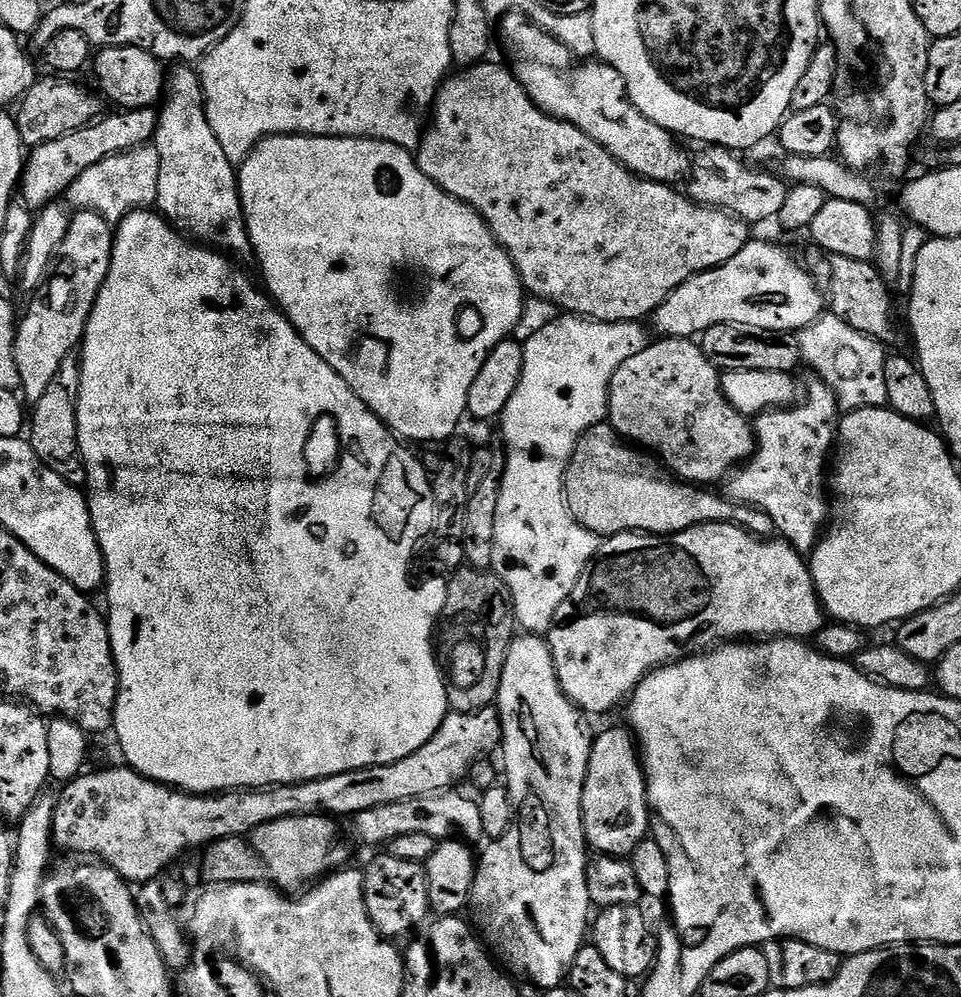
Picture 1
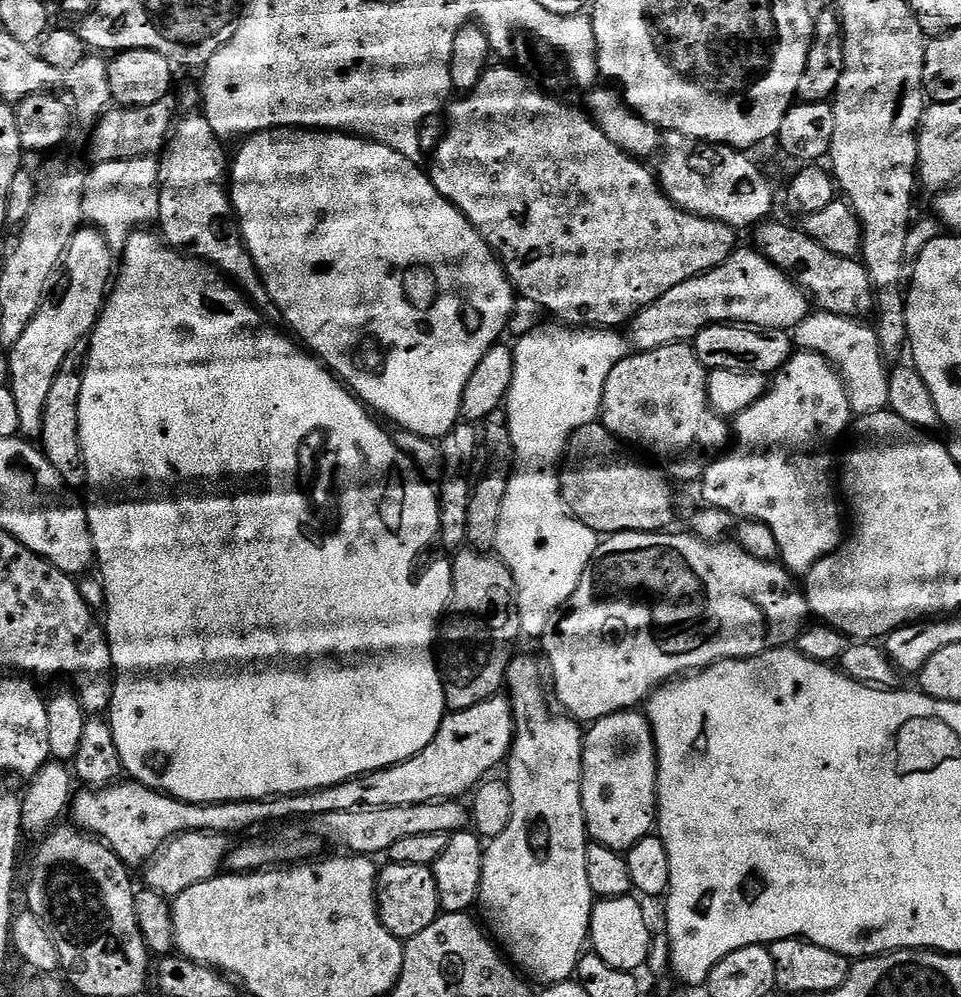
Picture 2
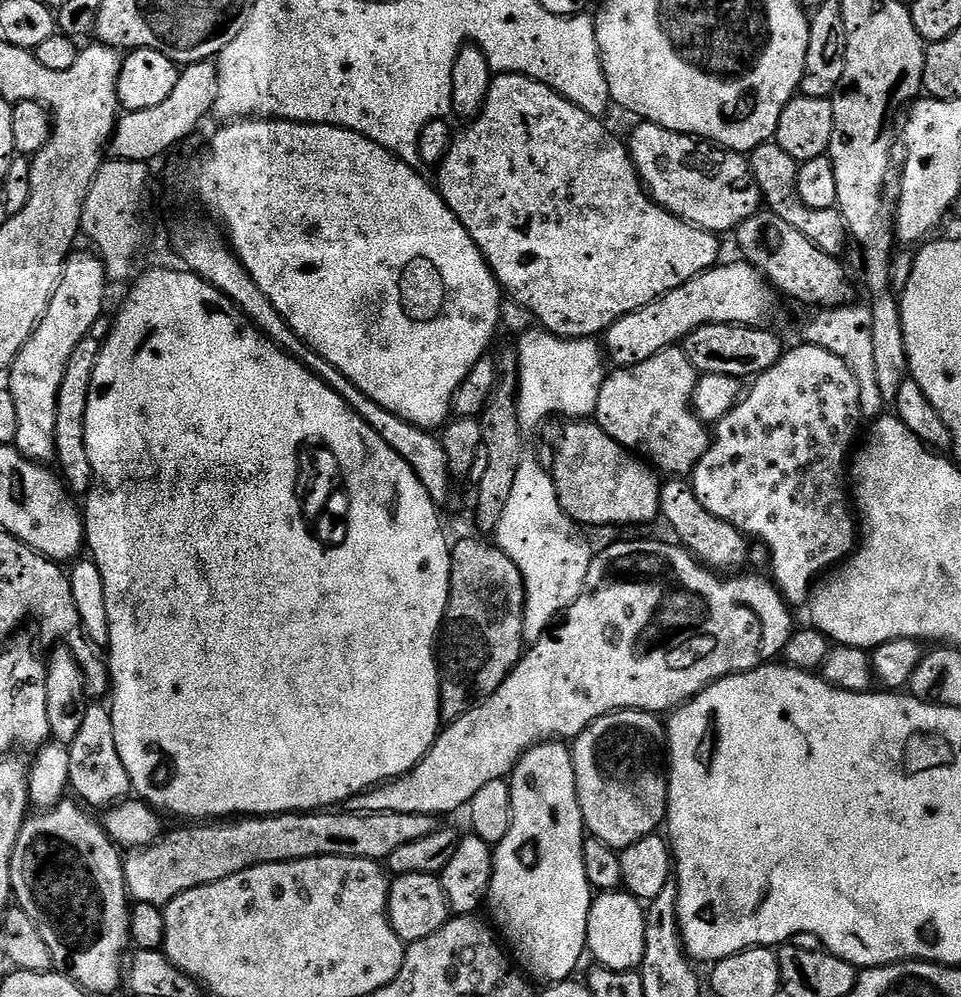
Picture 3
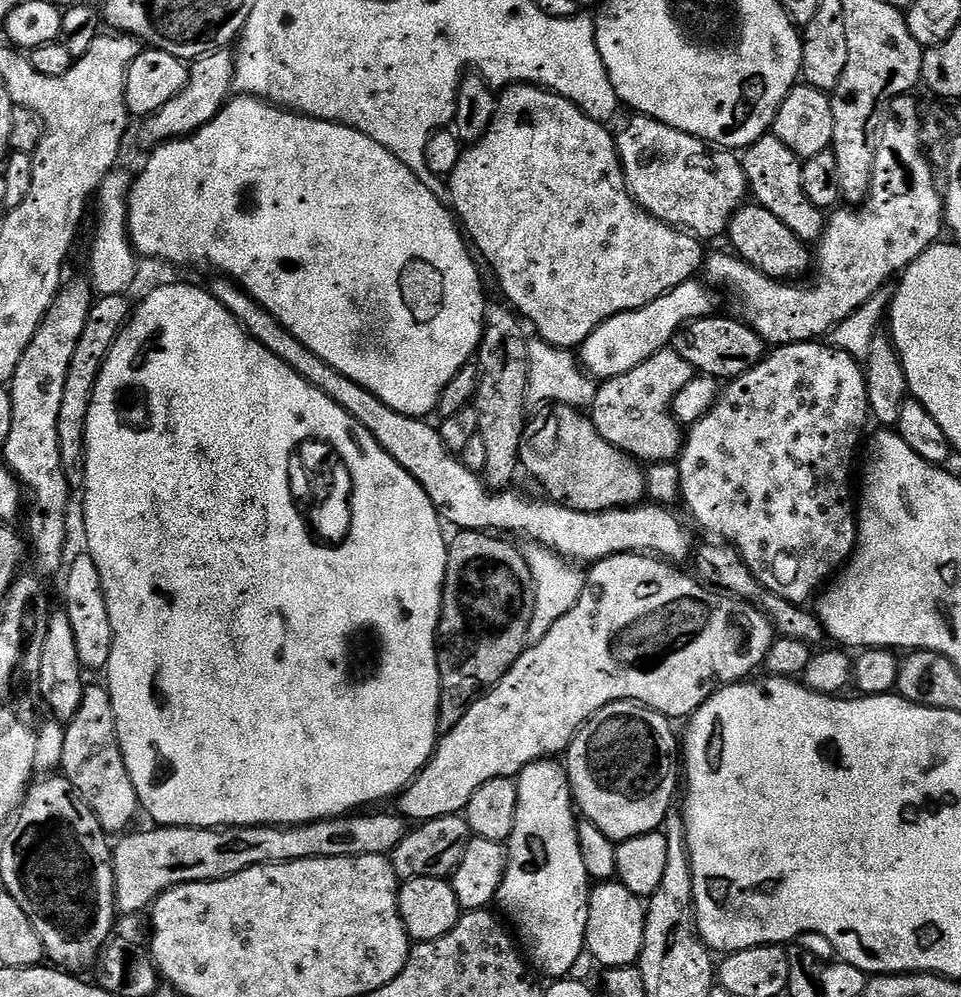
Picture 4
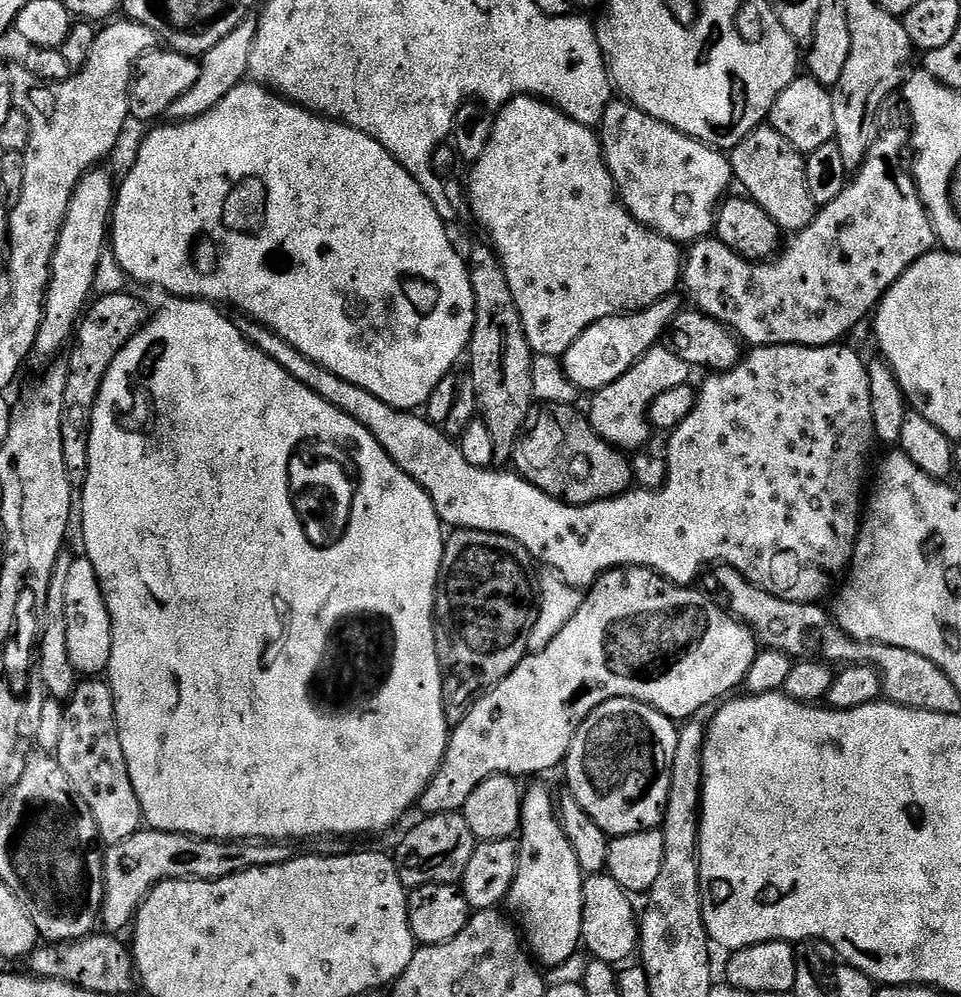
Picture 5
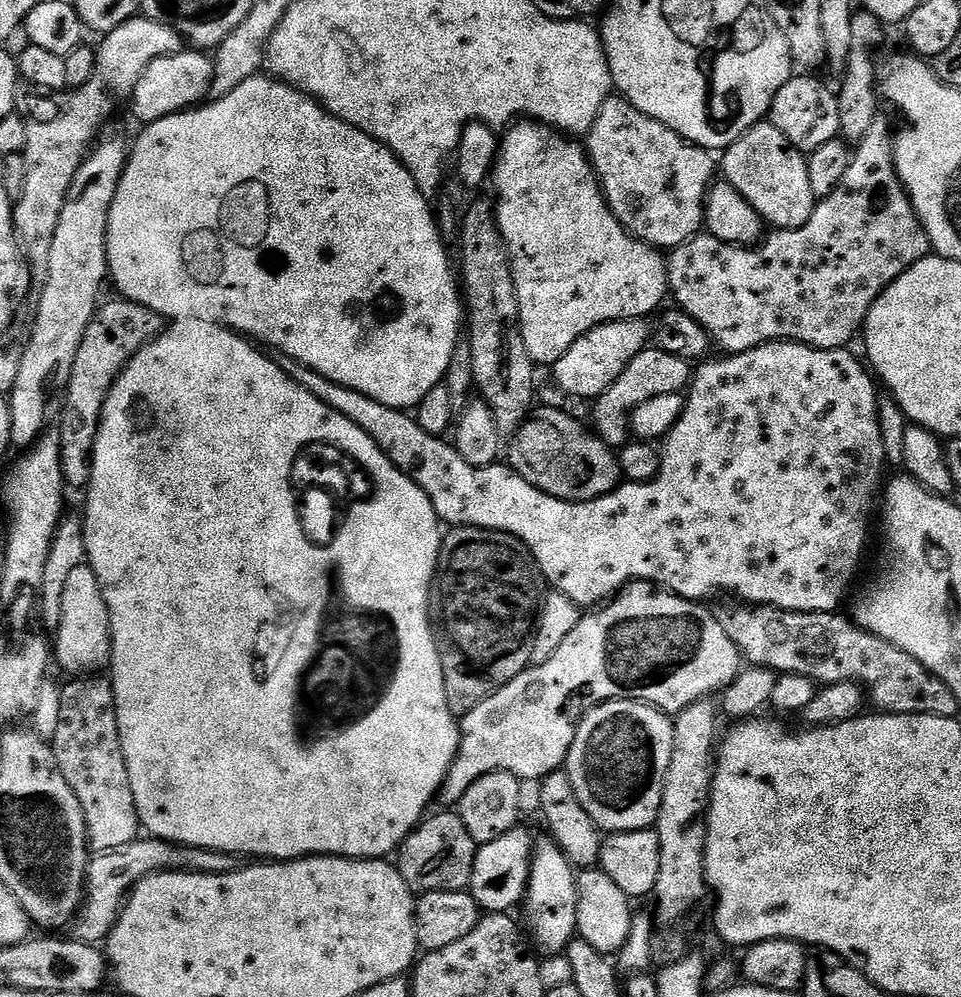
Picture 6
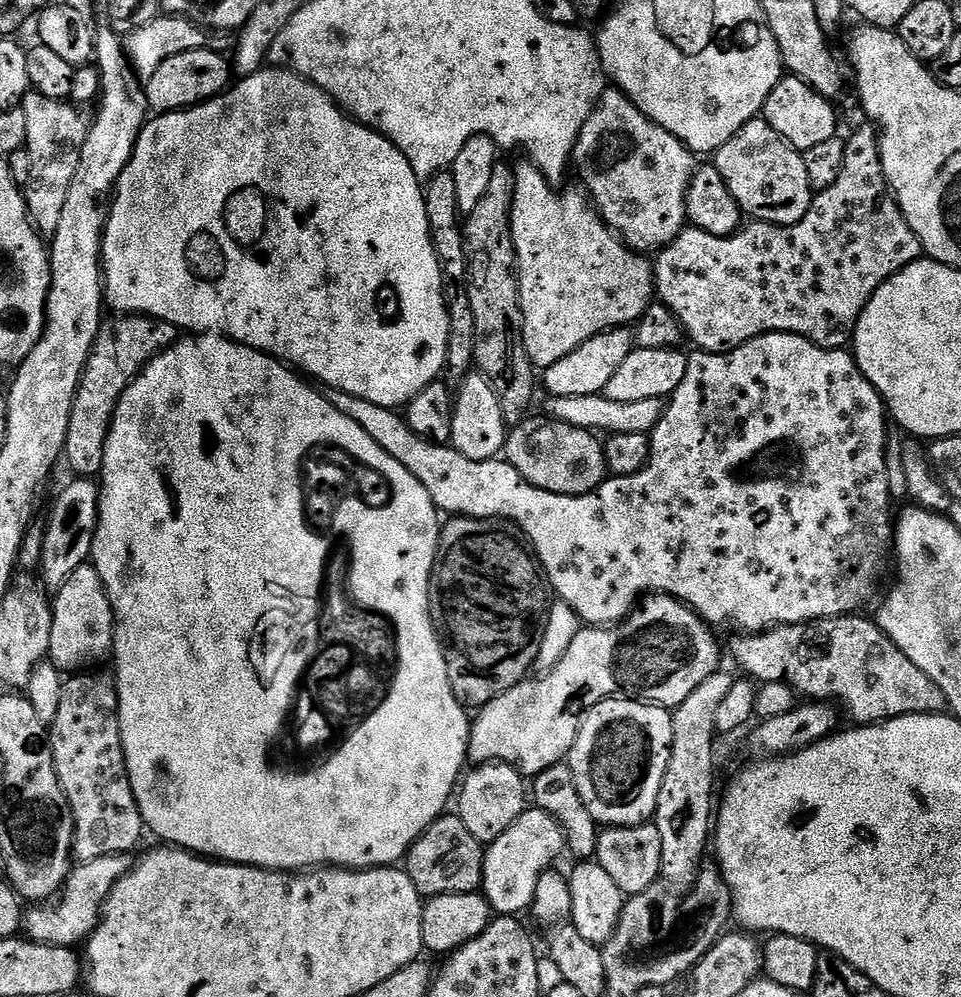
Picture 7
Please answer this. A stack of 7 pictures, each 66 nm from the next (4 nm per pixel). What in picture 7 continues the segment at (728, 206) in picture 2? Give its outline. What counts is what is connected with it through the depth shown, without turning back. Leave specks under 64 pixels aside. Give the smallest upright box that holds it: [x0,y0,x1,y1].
[570,86,698,254]

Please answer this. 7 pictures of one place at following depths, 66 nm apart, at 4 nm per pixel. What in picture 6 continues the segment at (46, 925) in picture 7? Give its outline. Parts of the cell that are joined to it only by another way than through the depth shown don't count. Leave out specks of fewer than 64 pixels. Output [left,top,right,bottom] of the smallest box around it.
[74,838,241,945]

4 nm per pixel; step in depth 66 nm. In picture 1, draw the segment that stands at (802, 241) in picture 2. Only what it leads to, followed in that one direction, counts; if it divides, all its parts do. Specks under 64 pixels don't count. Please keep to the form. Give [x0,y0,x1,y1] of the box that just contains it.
[826,256,896,346]

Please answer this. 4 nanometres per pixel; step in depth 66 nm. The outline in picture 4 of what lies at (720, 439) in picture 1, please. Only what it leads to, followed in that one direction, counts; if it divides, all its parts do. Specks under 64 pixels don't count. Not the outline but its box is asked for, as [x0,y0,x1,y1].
[590,347,694,464]

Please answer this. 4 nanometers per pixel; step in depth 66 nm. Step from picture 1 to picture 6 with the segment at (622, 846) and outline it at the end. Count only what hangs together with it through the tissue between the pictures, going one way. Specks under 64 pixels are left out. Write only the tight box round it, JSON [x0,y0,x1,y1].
[566,700,674,833]

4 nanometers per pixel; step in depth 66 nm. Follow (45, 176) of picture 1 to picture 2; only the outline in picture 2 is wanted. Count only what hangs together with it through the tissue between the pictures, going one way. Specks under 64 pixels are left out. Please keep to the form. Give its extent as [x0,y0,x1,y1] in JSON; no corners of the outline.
[88,98,176,165]

